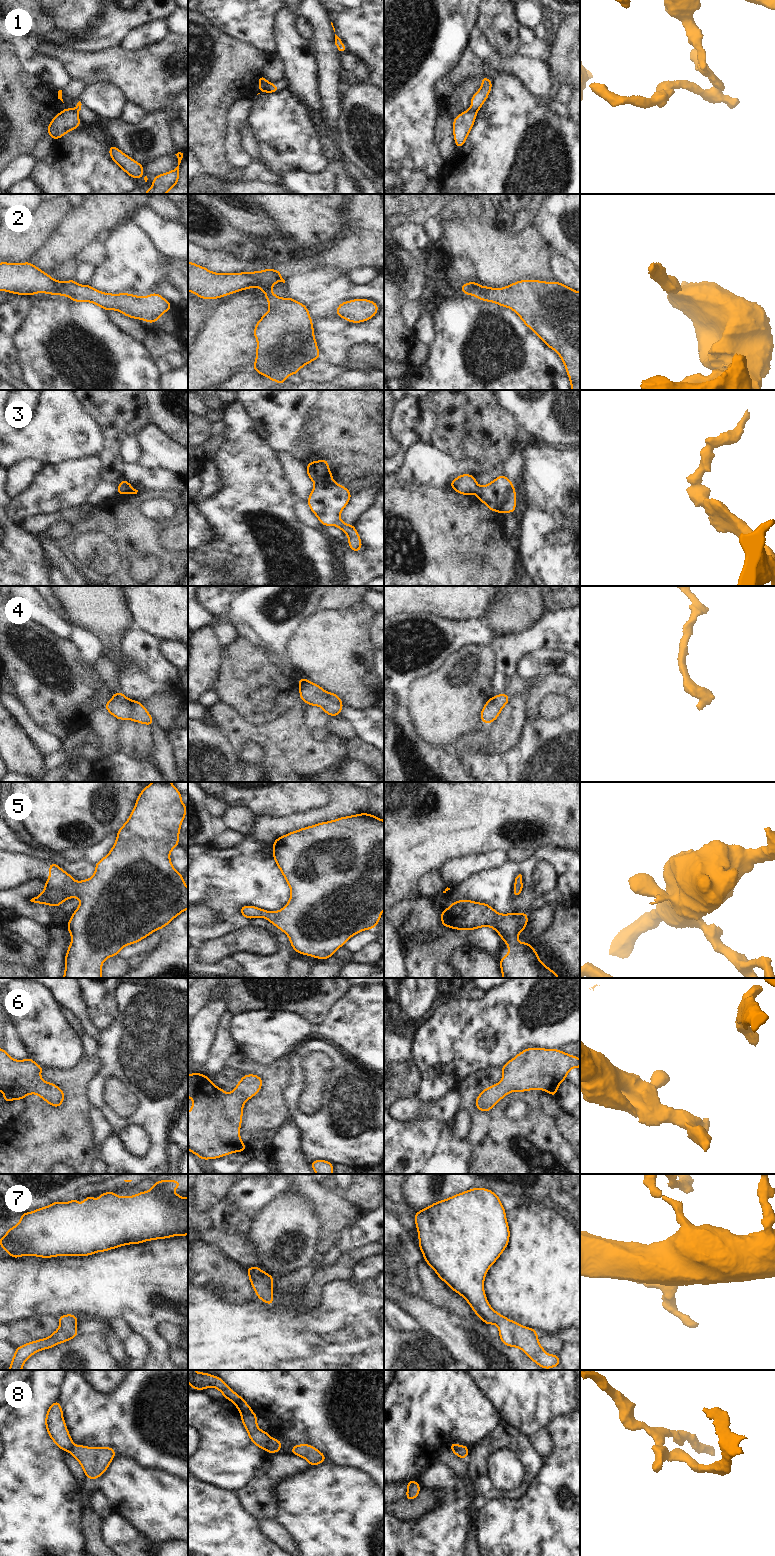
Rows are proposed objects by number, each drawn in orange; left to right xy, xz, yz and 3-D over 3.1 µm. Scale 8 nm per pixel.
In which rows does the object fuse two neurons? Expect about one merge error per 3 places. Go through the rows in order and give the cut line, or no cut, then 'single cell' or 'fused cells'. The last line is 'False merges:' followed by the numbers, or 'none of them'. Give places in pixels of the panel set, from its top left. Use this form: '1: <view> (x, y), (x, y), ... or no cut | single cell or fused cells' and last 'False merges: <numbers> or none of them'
1: xz (269, 84), (260, 92) | fused cells
2: no cut | single cell
3: xz (331, 479), (315, 483) | fused cells
4: no cut | single cell
5: no cut | single cell
6: no cut | single cell
7: no cut | single cell
8: xz (271, 1437), (264, 1448) | fused cells
False merges: 1, 3, 8

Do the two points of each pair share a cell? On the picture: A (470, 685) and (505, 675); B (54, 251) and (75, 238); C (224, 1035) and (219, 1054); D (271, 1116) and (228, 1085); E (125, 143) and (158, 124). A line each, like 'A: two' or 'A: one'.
A: two
B: one
C: one
D: one
E: one

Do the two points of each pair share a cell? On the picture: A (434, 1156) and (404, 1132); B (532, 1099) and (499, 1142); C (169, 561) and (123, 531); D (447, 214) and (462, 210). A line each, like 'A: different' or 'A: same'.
A: same
B: same
C: same
D: same

